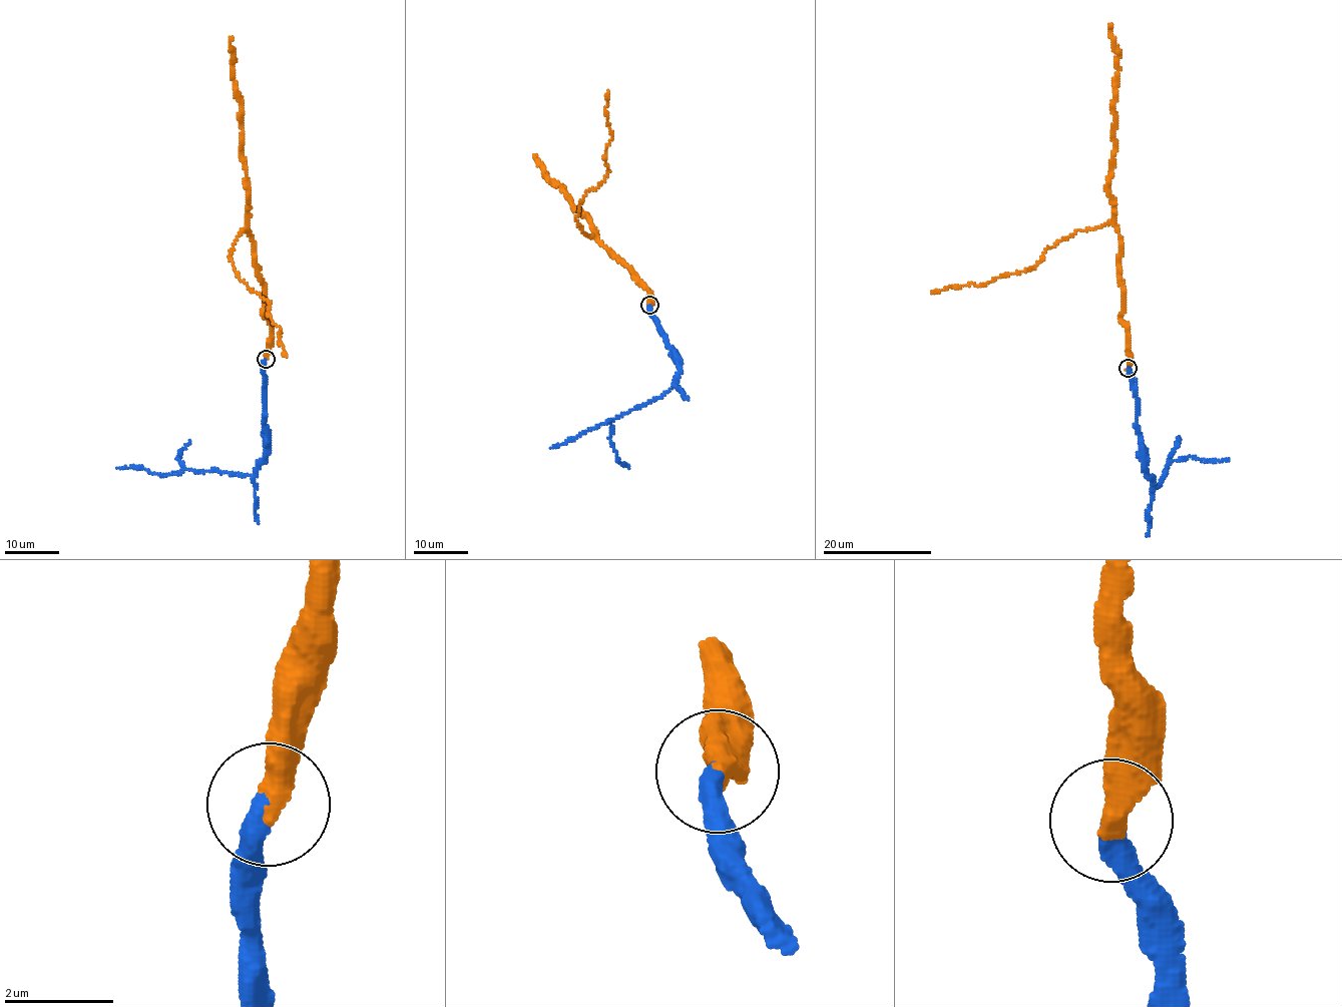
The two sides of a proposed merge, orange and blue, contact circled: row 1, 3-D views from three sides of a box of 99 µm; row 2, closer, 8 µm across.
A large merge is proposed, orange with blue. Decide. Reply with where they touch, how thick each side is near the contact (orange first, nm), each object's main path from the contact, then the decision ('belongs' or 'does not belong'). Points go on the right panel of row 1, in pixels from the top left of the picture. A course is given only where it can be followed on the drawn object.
(1128, 368) | 480/400 nm | orange via (1128, 368), (1120, 235), (1112, 221), (1078, 230), (1049, 246), (1027, 271), (986, 284), (932, 292) | blue via (1128, 368), (1137, 399), (1140, 456), (1144, 460), (1144, 473), (1152, 480), (1152, 487), (1160, 483), (1179, 435) | does not belong

